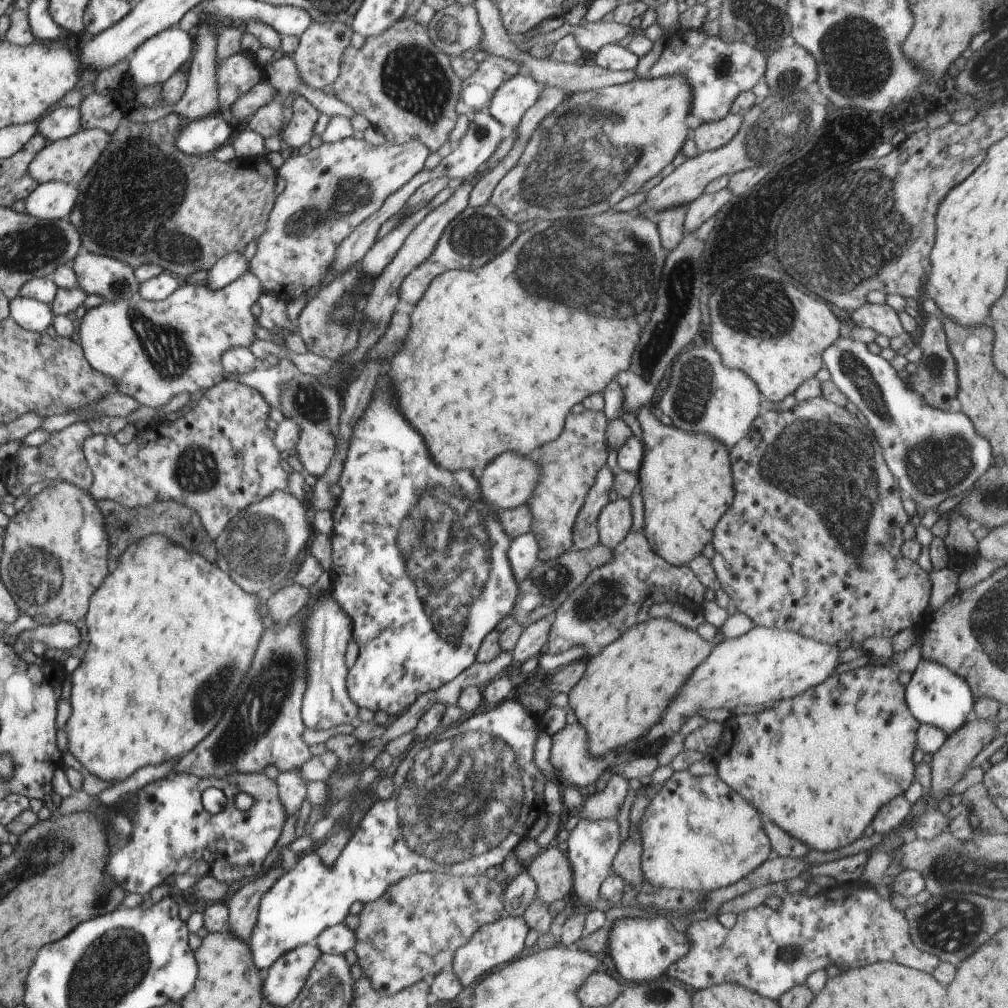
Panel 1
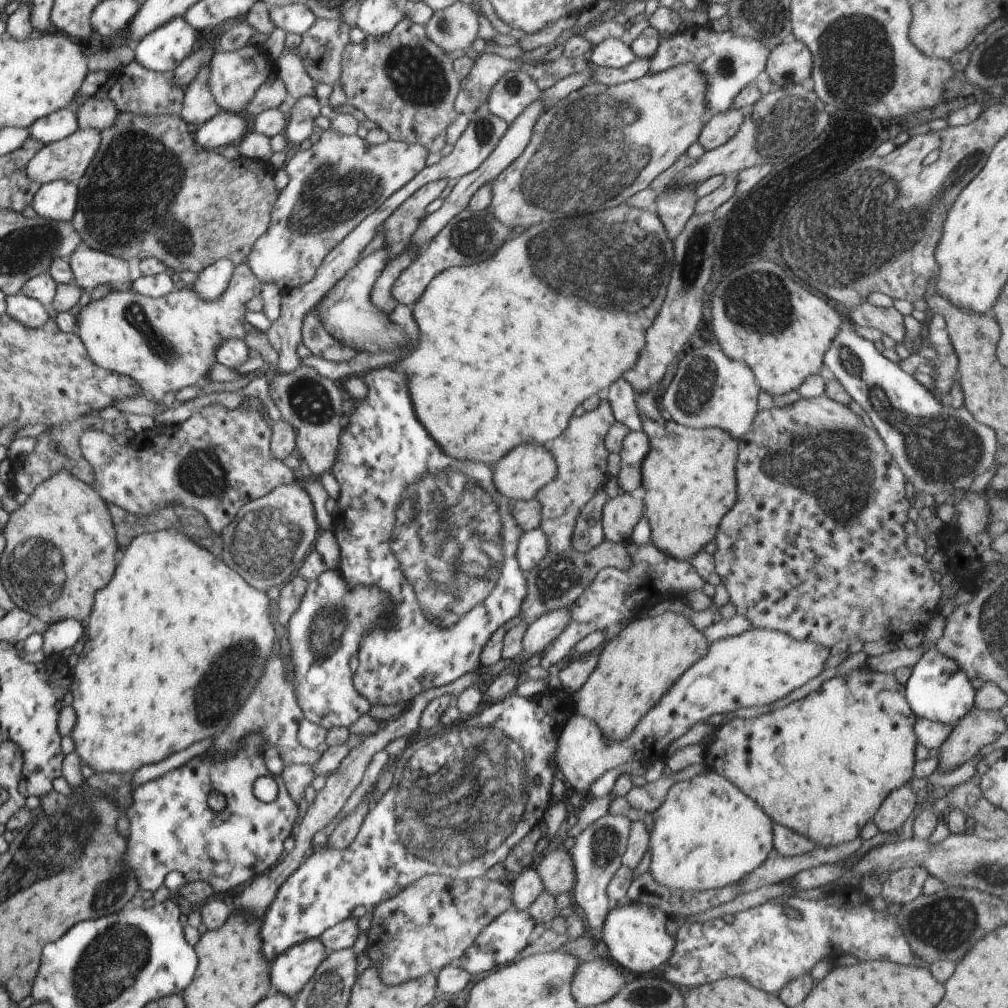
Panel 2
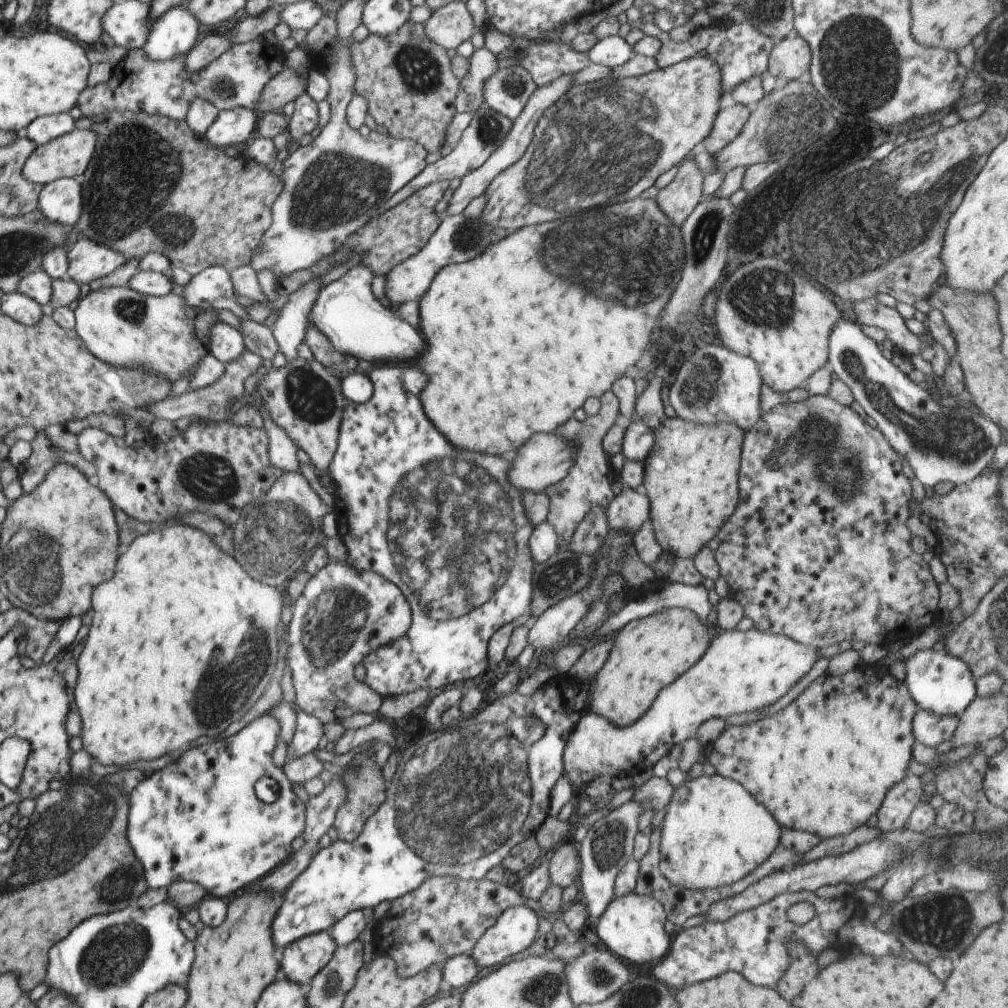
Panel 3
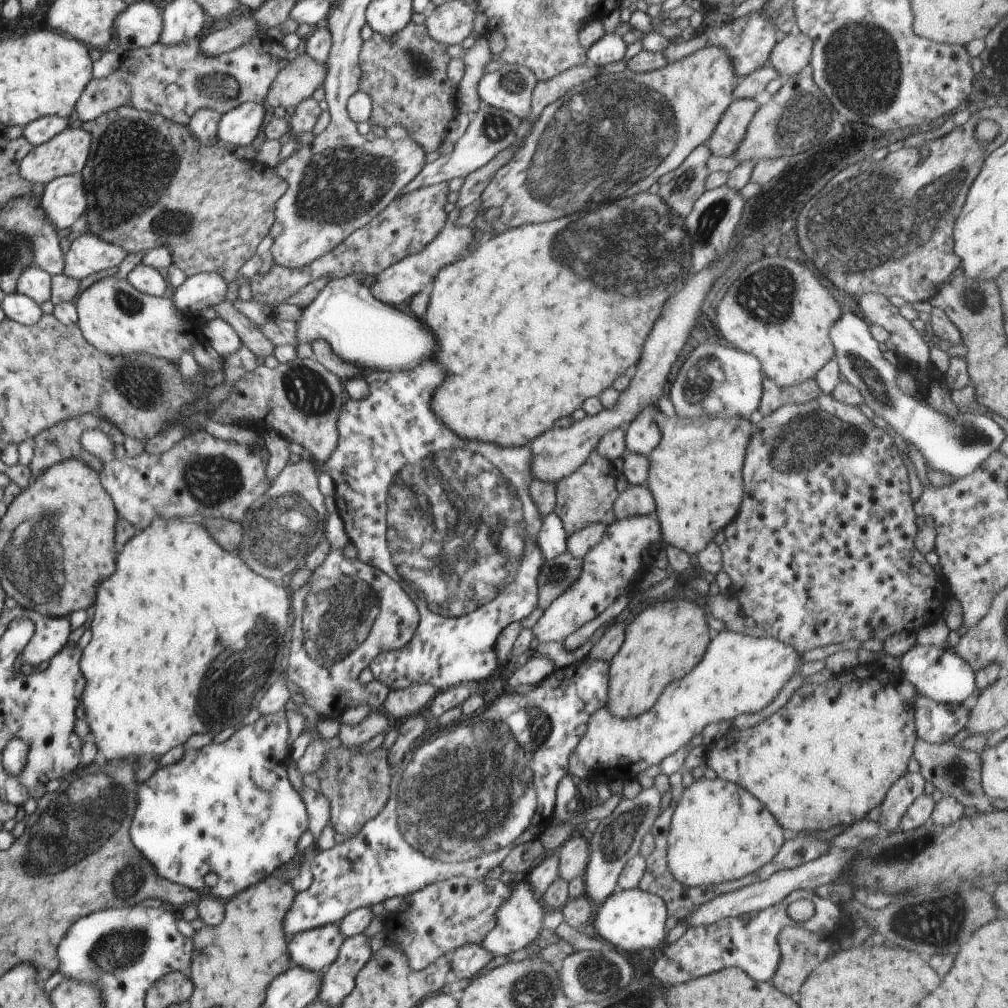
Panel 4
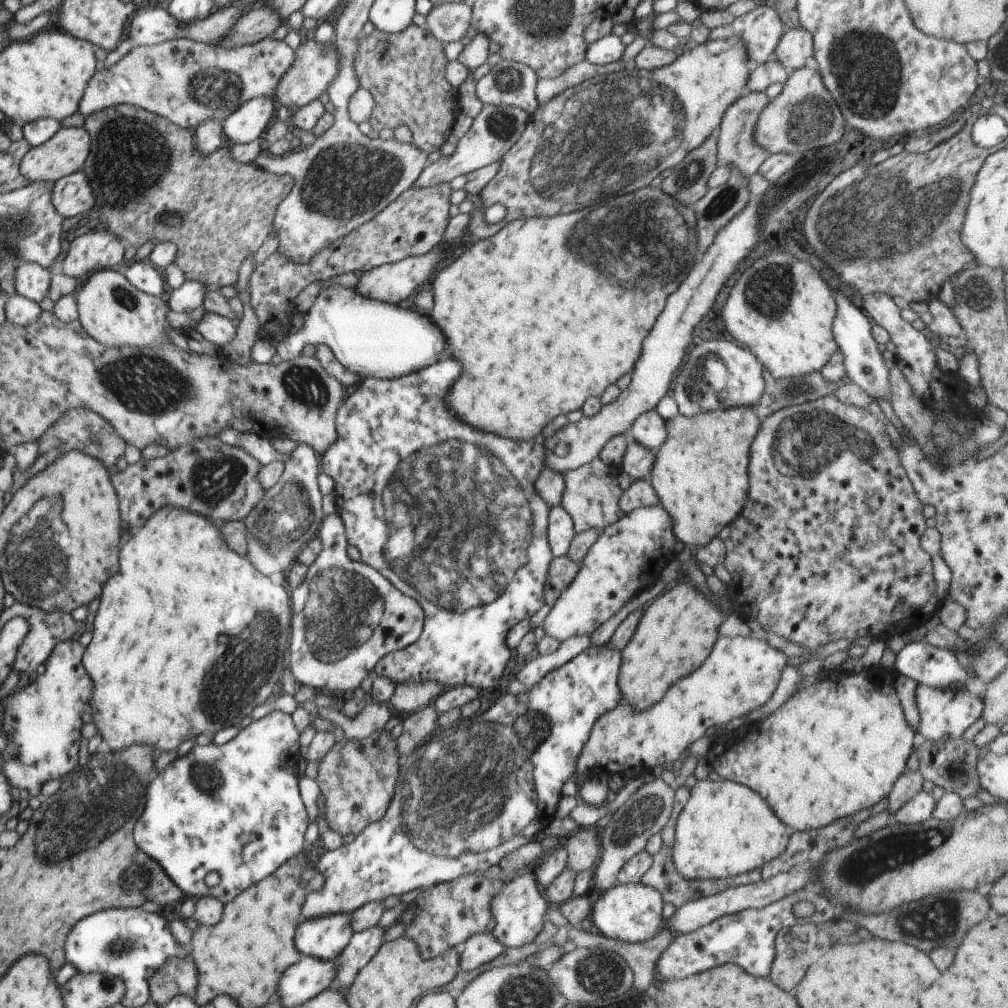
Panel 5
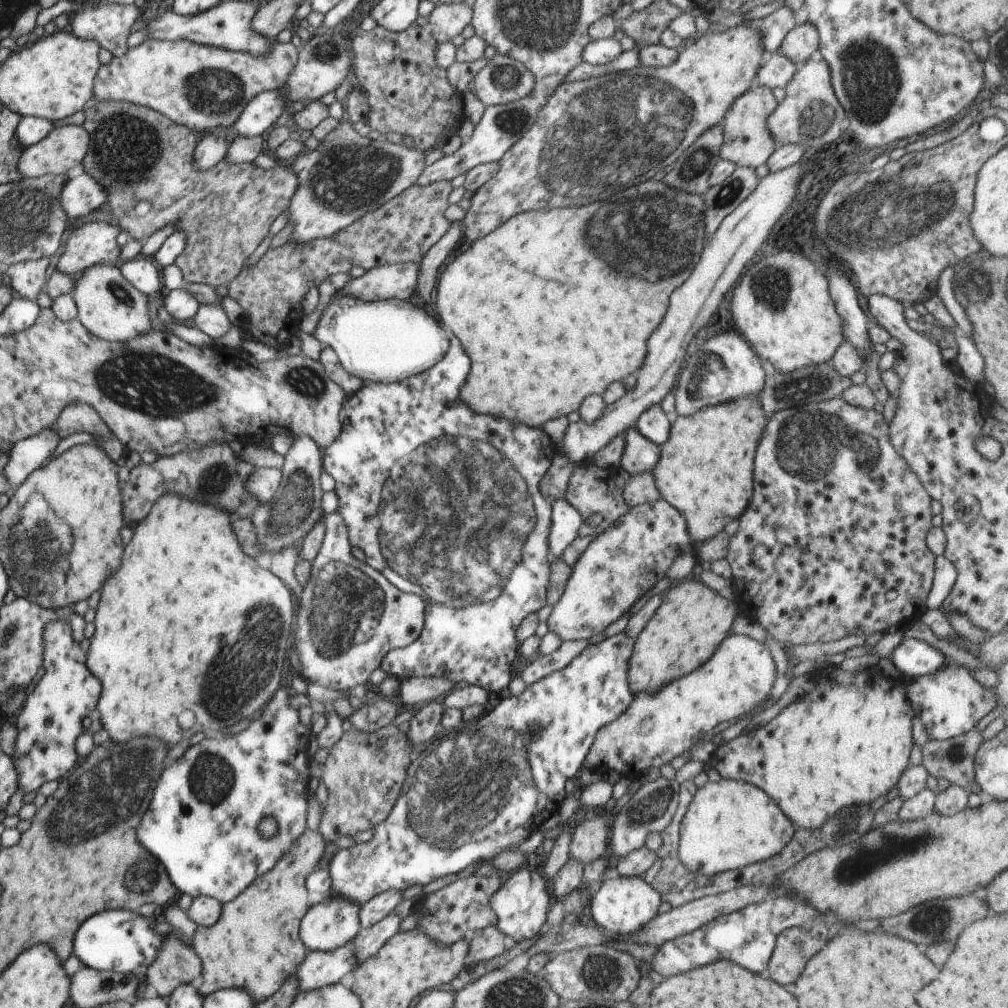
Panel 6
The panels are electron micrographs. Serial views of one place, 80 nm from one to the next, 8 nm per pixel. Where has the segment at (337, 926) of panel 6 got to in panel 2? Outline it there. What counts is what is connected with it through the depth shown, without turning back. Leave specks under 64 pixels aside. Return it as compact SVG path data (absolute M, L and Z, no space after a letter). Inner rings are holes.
M319 938L292 946L271 963L271 987L294 1000L312 979L316 968L324 962L328 954L326 946Z

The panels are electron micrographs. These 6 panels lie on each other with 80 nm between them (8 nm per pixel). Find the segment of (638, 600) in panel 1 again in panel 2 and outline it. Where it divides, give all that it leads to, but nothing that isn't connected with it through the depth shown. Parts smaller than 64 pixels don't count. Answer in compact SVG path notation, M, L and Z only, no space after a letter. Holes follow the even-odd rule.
M628 542L627 545L630 560L632 560L630 570L617 570L613 567L607 567L596 574L592 584L568 608L570 616L572 616L570 624L566 626L564 632L560 632L560 636L556 636L556 640L543 654L541 667L544 670L549 670L552 664L559 666L564 664L574 646L590 634L598 631L604 632L604 642L607 643L612 638L616 638L634 618L648 618L648 612L653 608L648 603L648 598L652 598L652 594L649 594L649 588L668 594L668 598L671 600L680 597L684 592L704 588L705 581L690 562L678 562L678 560L660 552L650 542L644 545Z

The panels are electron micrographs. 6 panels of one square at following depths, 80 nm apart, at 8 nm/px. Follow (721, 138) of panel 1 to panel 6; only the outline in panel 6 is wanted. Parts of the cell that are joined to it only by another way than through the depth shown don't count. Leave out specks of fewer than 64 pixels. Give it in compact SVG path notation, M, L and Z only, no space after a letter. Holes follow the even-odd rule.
M754 85L743 96L740 96L725 115L724 135L720 146L720 158L730 160L737 167L750 167L757 169L764 165L768 158L778 148L770 130L768 130L768 116L778 106L772 89L766 86Z

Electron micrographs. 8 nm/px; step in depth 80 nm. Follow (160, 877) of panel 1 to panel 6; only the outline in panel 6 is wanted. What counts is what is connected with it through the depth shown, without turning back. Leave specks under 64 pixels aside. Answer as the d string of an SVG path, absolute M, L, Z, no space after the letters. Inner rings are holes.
M281 687L262 709L260 718L252 720L246 730L242 730L242 732L238 732L234 736L223 736L221 733L219 735L208 735L200 744L190 747L184 756L175 760L173 764L168 765L162 772L161 778L153 790L152 806L148 808L148 812L144 814L144 818L142 818L140 826L138 826L138 838L144 844L146 851L150 852L163 866L168 874L168 878L170 878L170 881L180 894L186 893L193 899L205 895L220 900L222 904L230 902L230 900L234 900L240 892L244 892L252 884L252 880L256 878L256 872L258 872L258 876L264 876L264 872L268 872L272 866L276 866L276 862L290 850L290 846L294 846L297 838L300 838L306 832L309 802L306 786L308 786L308 782L310 782L314 772L312 766L309 766L311 759L308 751L309 736L312 732L300 722L298 718L299 710L292 708L290 698L290 694ZM268 816L272 816L276 820L276 824L278 824L278 834L274 838L262 838L258 834L260 820L268 818Z

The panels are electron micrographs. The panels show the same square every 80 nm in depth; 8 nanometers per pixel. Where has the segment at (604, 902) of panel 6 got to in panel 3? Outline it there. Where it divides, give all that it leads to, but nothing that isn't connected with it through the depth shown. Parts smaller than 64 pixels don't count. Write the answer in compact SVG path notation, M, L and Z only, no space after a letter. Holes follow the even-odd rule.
M628 894L614 898L600 916L594 932L608 949L619 958L638 966L662 960L670 950L670 938L665 934L665 912L661 902L648 896Z

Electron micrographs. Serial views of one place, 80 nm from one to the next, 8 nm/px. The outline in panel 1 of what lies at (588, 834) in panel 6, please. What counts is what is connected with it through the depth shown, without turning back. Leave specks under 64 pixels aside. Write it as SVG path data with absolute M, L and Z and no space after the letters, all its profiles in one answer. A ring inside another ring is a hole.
M557 846L541 850L532 860L527 862L525 870L536 881L537 898L548 906L555 900L572 896L573 870L569 858Z

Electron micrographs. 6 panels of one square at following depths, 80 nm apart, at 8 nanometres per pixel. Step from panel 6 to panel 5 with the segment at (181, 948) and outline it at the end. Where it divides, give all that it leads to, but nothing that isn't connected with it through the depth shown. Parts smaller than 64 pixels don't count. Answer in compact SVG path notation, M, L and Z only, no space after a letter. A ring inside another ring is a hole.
M184 958L168 960L149 980L150 1001L162 1007L177 996L194 996L197 977L194 963L190 964Z

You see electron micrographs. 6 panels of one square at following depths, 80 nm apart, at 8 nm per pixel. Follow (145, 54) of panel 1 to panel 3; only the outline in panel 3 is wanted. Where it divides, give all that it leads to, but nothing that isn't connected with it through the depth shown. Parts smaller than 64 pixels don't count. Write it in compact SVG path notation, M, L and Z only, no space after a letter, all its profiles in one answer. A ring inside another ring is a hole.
M174 6L154 22L142 50L146 58L166 62L176 56L186 56L203 32L185 6Z

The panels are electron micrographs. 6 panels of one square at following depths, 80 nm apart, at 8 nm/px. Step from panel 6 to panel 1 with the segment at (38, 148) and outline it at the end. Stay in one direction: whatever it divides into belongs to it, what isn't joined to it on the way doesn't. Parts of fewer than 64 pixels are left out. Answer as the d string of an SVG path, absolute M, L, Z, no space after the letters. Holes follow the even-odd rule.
M80 129L68 138L50 142L31 162L29 174L39 183L48 181L64 181L78 186L79 182L96 164L104 153L106 145L110 145L110 135L102 129Z

